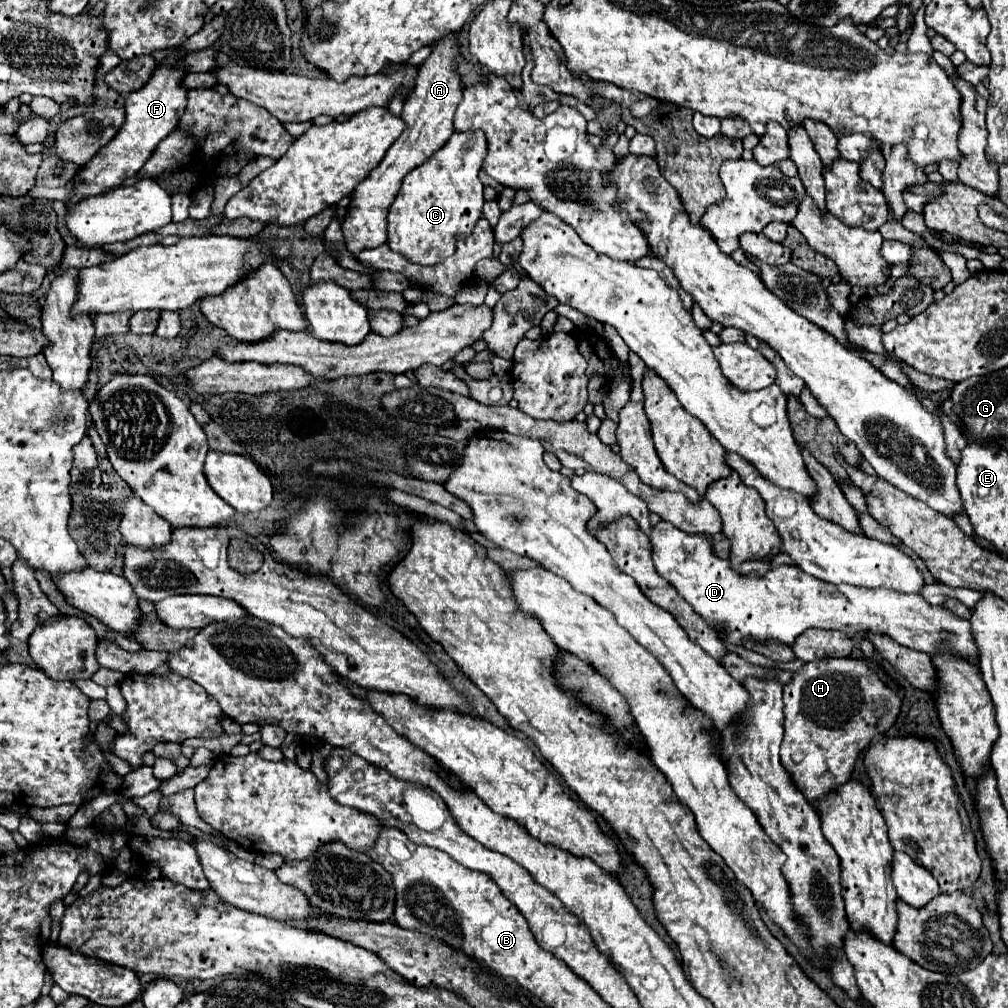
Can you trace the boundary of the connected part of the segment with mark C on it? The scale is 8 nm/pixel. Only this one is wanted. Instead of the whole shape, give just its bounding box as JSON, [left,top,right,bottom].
[388,131,486,265]

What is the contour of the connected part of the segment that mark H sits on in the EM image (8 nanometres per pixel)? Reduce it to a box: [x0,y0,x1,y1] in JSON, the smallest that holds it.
[780,659,902,805]

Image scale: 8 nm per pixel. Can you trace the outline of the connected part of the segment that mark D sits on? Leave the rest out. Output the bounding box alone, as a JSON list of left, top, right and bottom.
[652,521,978,663]

